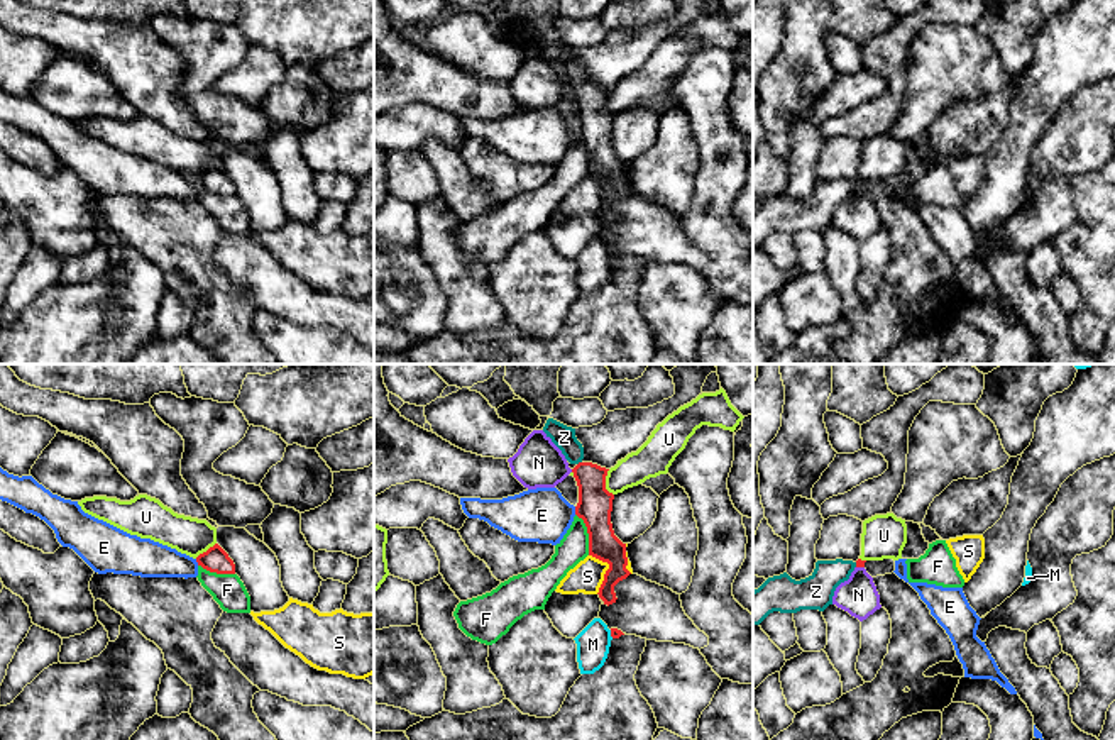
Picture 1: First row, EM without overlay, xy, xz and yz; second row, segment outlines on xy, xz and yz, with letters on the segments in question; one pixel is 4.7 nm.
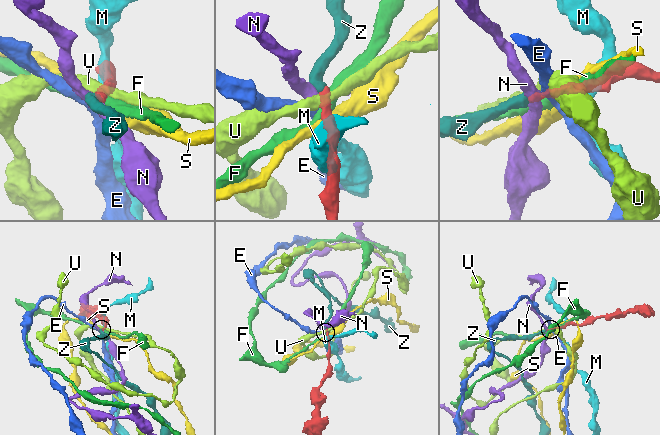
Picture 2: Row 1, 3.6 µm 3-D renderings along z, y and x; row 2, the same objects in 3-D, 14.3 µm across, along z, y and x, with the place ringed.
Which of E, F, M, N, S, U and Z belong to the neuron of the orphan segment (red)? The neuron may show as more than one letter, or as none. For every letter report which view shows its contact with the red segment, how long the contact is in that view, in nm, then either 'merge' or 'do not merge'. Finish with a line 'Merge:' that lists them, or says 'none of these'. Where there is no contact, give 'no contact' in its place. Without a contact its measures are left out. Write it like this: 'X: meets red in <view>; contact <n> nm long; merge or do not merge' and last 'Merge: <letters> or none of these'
E: meets red in xz; contact 40 nm long; do not merge
F: meets red in xz; contact 220 nm long; do not merge
M: meets red in xz; contact 40 nm long; do not merge
N: meets red in yz; contact 40 nm long; do not merge
S: meets red in xz; contact 200 nm long; do not merge
U: meets red in xz; contact 130 nm long; do not merge
Z: meets red in xz; contact 30 nm long; merge
Merge: Z

